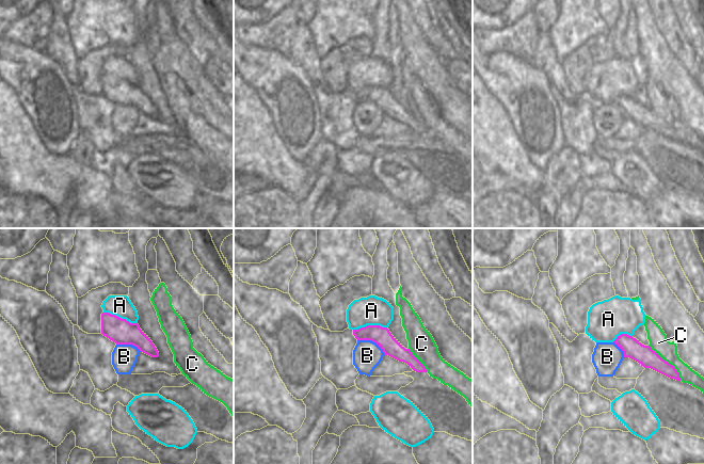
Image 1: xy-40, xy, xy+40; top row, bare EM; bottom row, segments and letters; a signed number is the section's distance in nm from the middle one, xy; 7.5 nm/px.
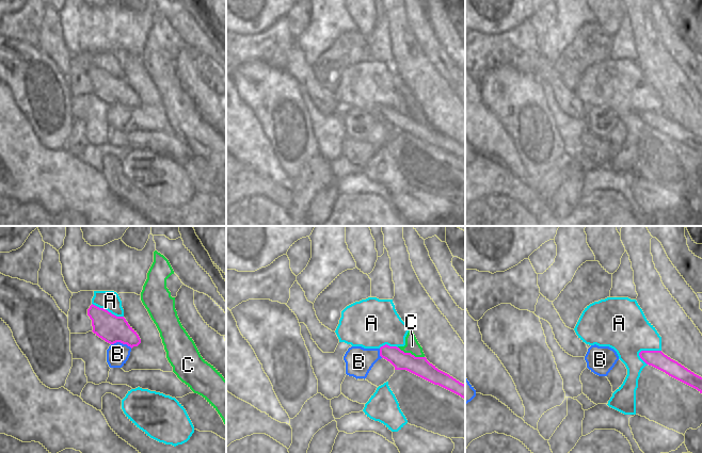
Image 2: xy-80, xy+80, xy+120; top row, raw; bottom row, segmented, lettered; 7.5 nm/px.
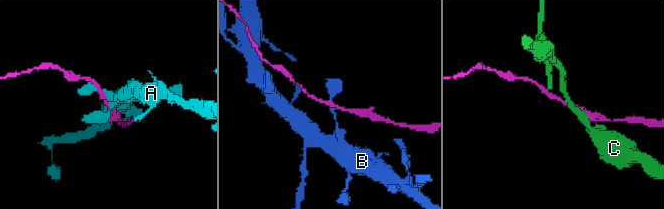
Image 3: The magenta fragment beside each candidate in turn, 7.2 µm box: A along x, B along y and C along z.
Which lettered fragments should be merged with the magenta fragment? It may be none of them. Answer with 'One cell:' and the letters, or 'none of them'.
One cell: none of them

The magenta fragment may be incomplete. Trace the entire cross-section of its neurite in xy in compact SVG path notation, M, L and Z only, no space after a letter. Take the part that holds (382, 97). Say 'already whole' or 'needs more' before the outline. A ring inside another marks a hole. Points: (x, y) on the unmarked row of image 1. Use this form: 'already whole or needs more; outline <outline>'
already whole; outline M367 86L358 91L353 91L353 96L357 101L371 101L375 103L384 113L399 123L407 125L416 133L427 133L423 125L405 110L389 93L387 89L380 86Z

